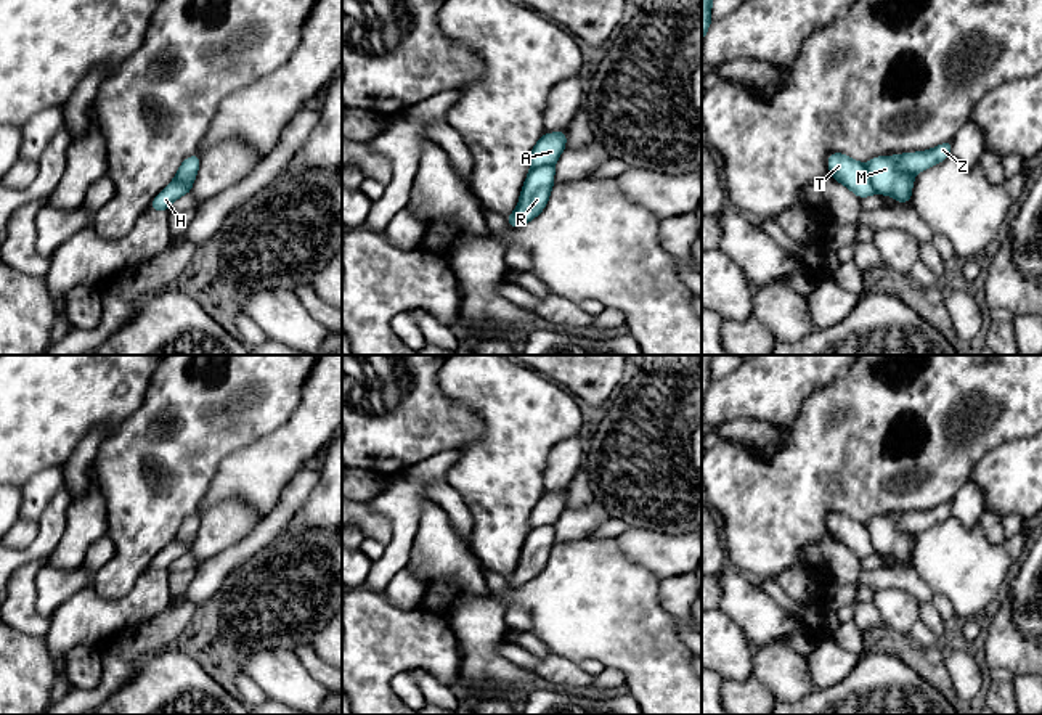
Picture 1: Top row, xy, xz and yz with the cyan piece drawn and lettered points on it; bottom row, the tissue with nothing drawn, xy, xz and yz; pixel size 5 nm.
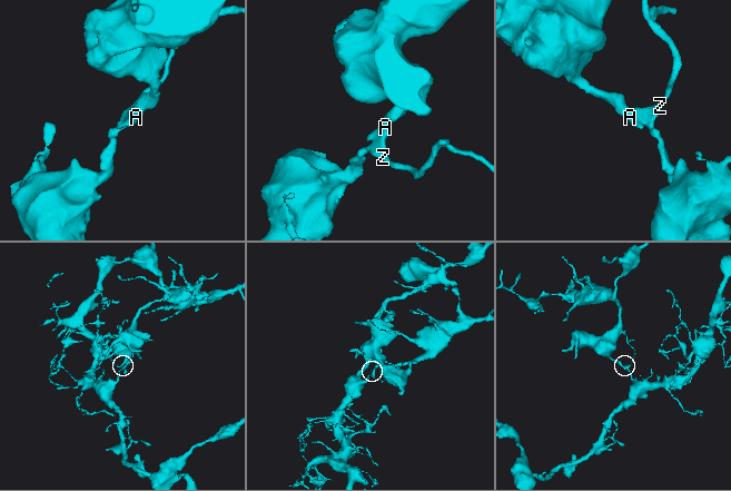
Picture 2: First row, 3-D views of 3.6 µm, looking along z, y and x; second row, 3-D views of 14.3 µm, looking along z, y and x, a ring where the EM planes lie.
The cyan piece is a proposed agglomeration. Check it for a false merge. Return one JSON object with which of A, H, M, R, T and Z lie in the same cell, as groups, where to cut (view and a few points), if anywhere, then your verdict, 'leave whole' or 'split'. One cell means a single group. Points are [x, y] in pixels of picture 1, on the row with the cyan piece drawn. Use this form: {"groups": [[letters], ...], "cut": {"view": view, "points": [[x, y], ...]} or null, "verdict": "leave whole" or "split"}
{"groups": [["A", "H", "T"], ["M", "R", "Z"]], "cut": {"view": "yz", "points": [[864, 166], [875, 192]]}, "verdict": "split"}

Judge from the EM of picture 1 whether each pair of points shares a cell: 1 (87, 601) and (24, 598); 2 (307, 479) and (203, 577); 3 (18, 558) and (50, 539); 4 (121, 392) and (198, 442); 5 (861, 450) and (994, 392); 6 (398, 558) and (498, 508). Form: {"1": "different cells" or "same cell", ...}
{"1": "different cells", "2": "same cell", "3": "same cell", "4": "different cells", "5": "same cell", "6": "different cells"}

